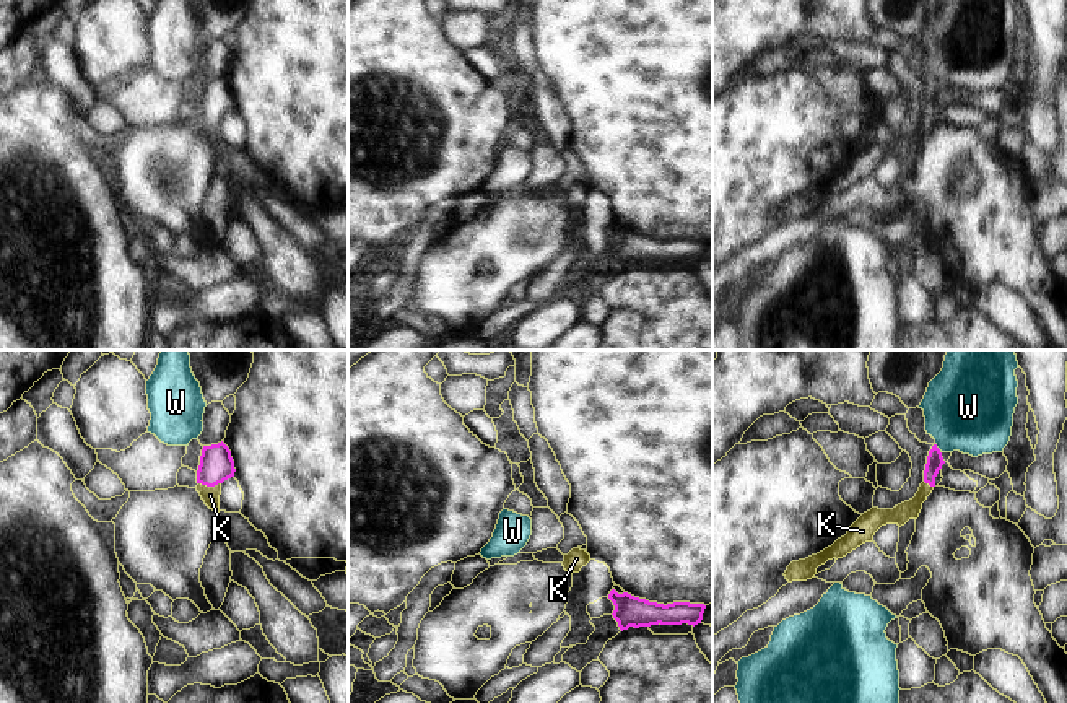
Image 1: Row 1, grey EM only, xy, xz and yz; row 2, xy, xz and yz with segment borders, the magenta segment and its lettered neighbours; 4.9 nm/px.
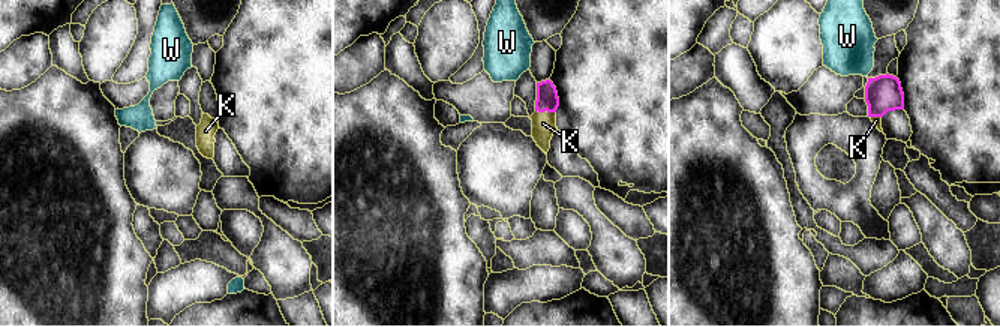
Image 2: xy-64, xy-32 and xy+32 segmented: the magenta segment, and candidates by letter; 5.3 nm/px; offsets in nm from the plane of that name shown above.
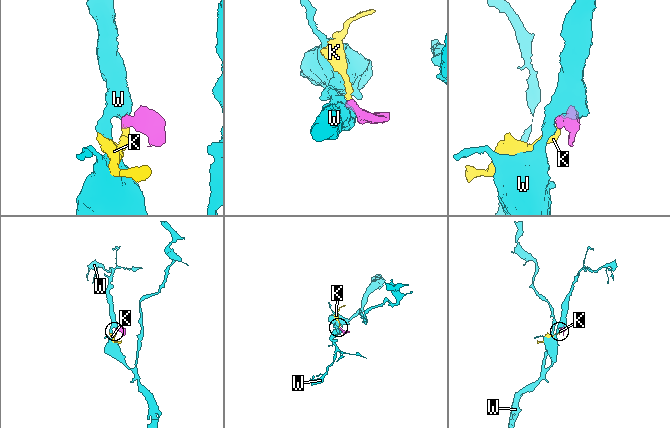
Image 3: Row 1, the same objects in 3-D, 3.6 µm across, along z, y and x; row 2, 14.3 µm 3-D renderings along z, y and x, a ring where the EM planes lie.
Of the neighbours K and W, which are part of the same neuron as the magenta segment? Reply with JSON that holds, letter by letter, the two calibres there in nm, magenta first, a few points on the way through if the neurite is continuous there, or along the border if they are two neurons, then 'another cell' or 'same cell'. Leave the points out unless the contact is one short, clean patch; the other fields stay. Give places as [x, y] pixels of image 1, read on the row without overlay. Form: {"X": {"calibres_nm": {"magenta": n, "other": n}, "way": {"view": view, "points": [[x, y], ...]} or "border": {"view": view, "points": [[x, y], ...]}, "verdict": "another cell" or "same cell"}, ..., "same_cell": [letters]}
{"K": {"calibres_nm": {"magenta": 160, "other": 90}, "way": {"view": "xy", "points": [[217, 100], [210, 109], [210, 121], [210, 130]]}, "verdict": "same cell"}, "W": {"calibres_nm": {"magenta": 80, "other": 440}, "border": {"view": "yz", "points": [[936, 78], [940, 85]]}, "verdict": "another cell"}, "same_cell": ["K"]}

